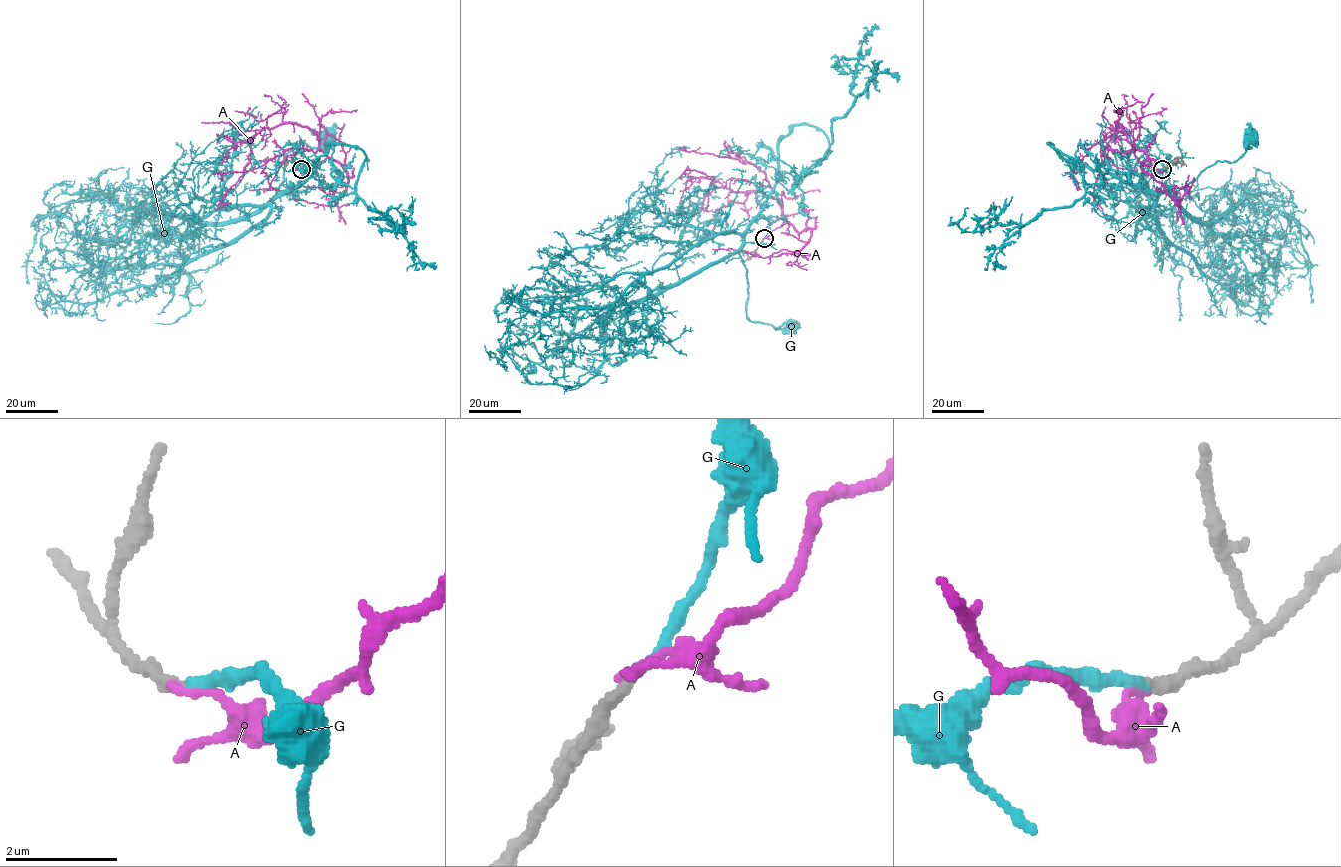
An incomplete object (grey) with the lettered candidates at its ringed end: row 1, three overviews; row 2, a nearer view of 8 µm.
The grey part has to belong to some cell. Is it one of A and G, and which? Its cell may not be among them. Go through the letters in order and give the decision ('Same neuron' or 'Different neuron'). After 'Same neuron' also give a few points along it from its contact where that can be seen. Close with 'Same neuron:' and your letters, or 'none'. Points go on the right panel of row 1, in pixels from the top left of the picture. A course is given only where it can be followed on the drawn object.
A: Different neuron
G: Same neuron. Its course: (1162, 169), (1144, 171), (1142, 188), (1175, 194), (1217, 161), (1235, 162), (1252, 137)
Same neuron: G

